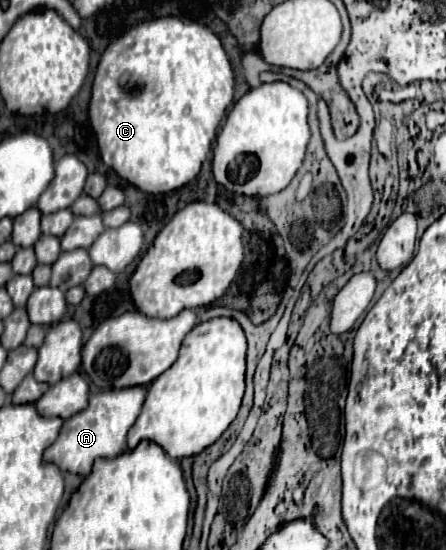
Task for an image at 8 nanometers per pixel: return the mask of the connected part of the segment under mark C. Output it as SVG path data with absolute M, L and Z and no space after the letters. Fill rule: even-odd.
M167 16L133 26L107 46L95 70L89 120L97 136L101 160L121 178L149 194L167 194L191 182L211 150L227 108L233 102L235 77L221 40L203 24Z

